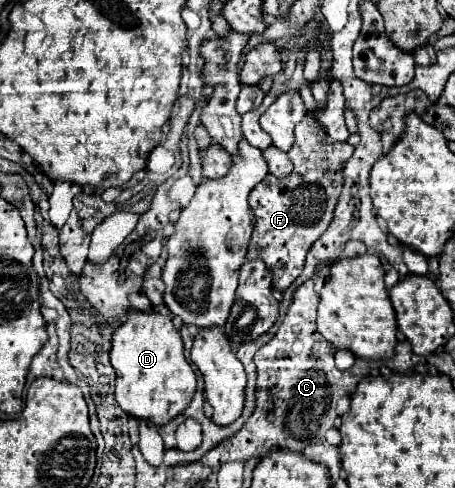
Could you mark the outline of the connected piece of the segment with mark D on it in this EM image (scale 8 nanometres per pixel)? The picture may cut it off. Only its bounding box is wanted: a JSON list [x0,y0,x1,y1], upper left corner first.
[111,310,197,426]

